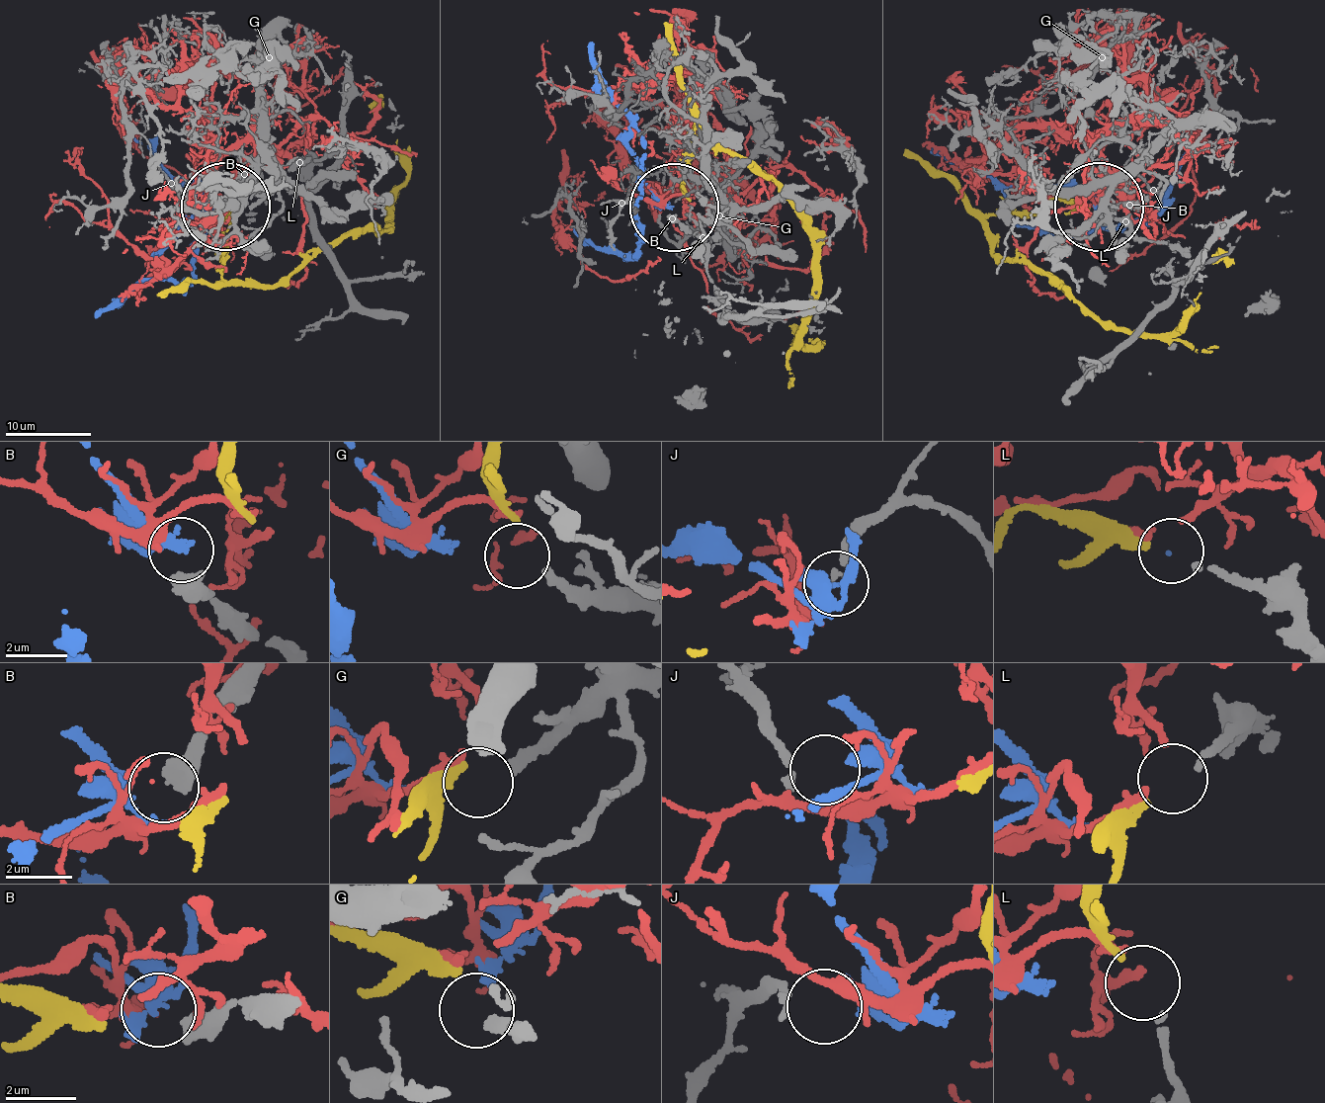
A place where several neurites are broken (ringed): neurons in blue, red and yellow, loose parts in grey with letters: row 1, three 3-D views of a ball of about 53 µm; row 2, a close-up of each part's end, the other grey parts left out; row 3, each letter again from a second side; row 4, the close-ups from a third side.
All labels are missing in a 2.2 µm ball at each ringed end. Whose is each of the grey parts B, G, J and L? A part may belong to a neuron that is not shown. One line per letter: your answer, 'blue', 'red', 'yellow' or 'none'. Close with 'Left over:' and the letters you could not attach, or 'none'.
B: blue
G: none
J: none
L: yellow
Left over: G, J

